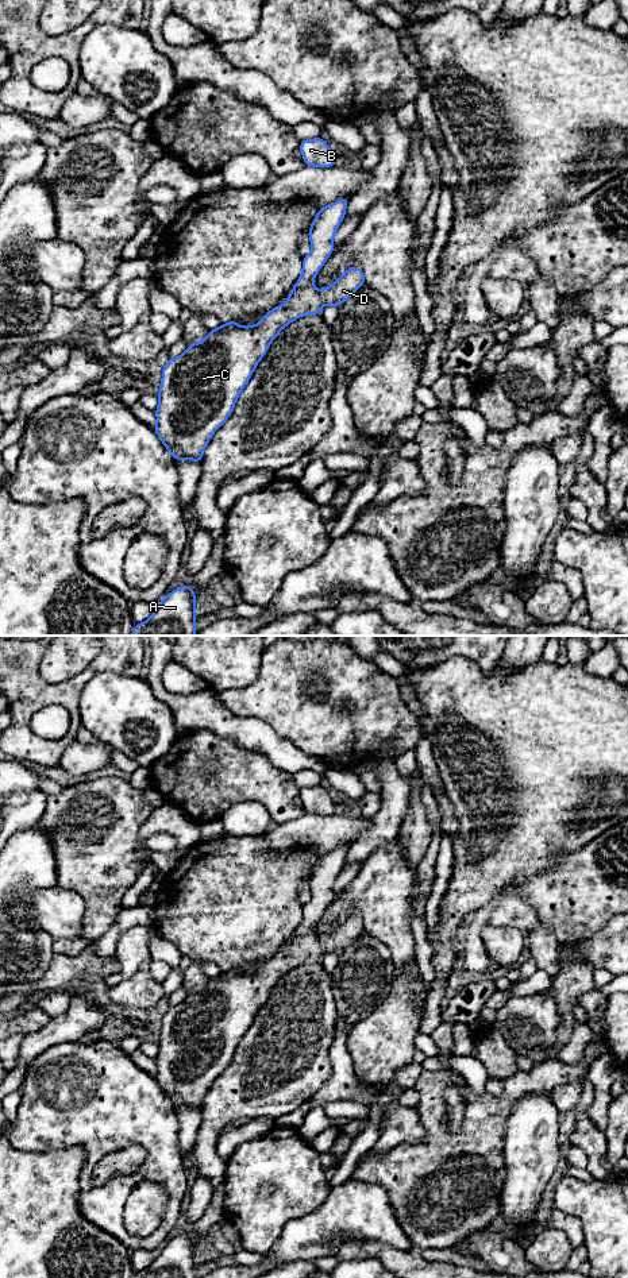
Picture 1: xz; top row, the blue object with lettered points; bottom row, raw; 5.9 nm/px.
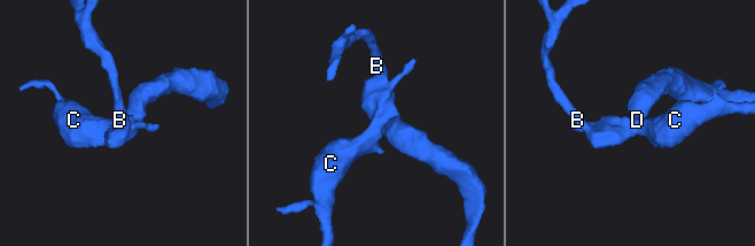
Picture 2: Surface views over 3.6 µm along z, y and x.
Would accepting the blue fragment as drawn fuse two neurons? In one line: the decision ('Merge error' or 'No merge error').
Merge error

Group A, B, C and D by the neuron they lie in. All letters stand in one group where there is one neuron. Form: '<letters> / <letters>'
A C / B D

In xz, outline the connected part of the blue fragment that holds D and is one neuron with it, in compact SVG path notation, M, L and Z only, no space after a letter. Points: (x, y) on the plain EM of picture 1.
M352 914L331 934L319 938L319 941L324 953L340 954L363 933L363 919L358 914Z

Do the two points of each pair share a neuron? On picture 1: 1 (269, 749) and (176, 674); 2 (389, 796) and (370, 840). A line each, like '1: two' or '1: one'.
1: two
2: one

